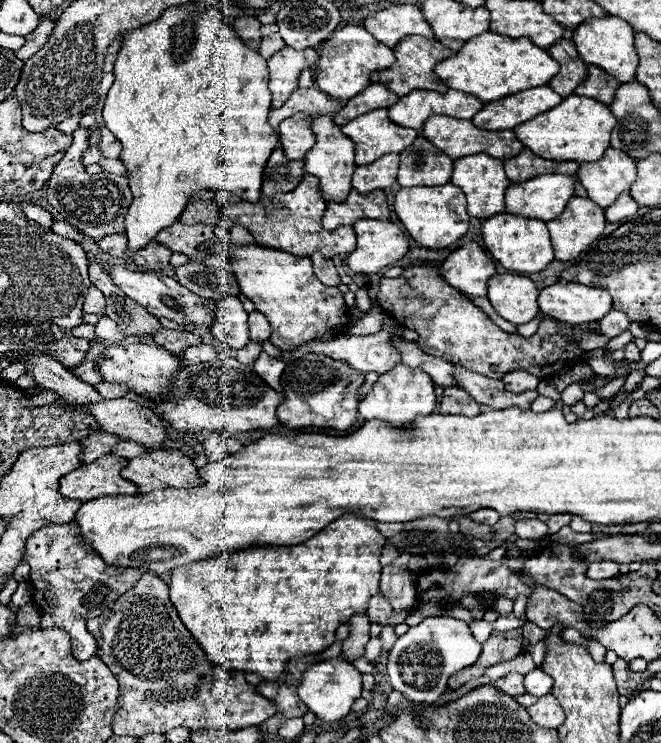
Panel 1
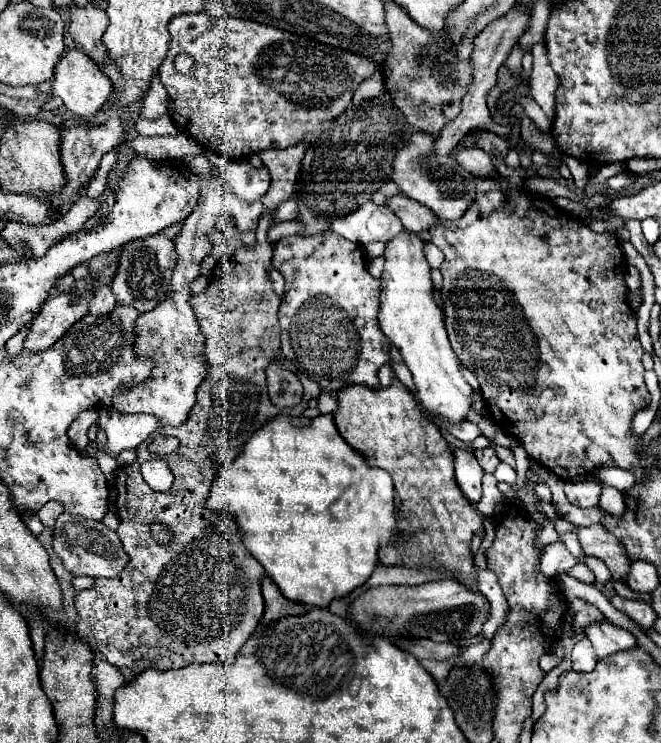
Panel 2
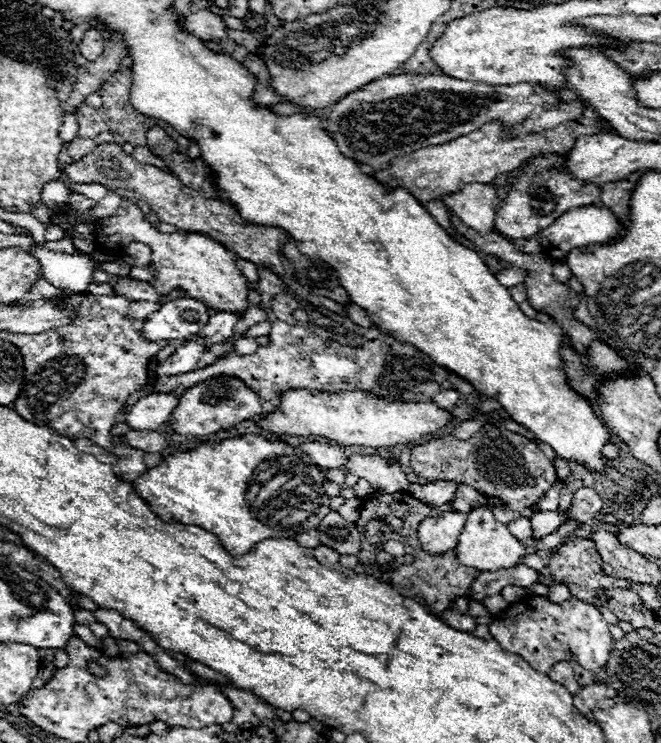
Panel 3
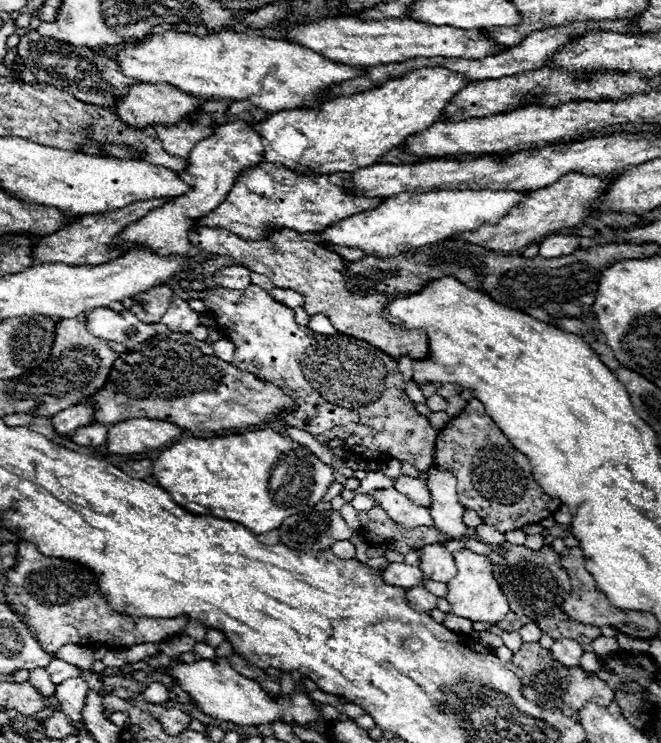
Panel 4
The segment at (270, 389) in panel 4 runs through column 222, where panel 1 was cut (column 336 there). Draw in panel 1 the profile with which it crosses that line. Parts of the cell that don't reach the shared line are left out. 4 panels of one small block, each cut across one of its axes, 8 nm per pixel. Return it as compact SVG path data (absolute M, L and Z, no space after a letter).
M308 354L300 360L288 362L282 374L282 394L286 398L284 406L276 410L276 416L286 428L302 426L326 426L336 430L348 430L358 416L358 390L364 382L362 372L352 372L340 360L332 360L324 354Z

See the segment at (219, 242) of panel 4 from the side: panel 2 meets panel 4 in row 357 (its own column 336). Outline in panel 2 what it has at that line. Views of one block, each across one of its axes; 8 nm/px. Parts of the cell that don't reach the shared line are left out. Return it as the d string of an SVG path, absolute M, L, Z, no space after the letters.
M392 378L388 388L368 390L364 386L344 386L334 396L338 410L332 416L338 432L372 466L390 472L400 498L396 520L402 538L392 546L380 548L380 562L386 566L446 566L448 570L460 572L462 578L458 582L478 592L470 540L474 532L484 534L482 516L470 506L454 480L454 456L440 428L422 414L414 394L398 378Z

